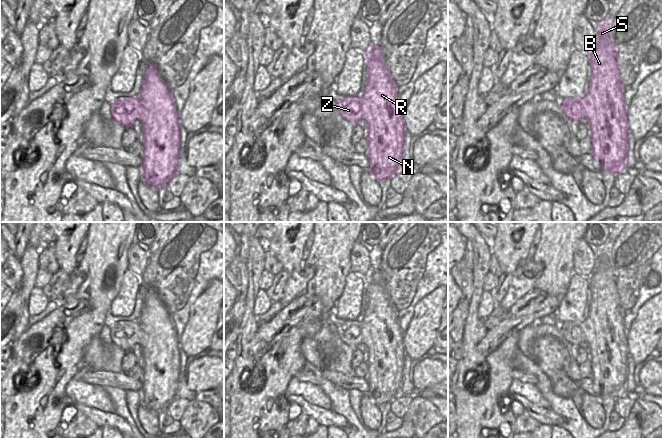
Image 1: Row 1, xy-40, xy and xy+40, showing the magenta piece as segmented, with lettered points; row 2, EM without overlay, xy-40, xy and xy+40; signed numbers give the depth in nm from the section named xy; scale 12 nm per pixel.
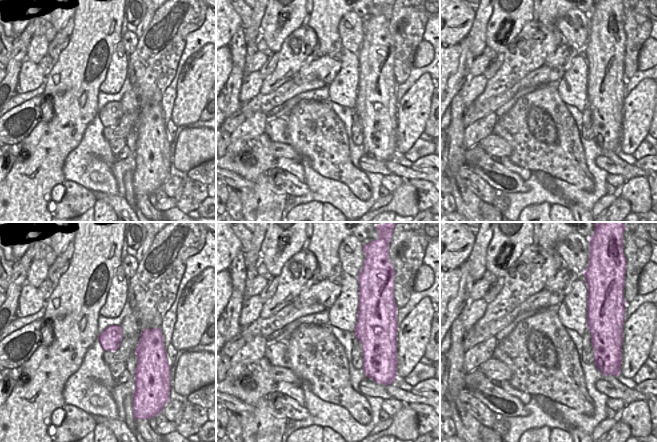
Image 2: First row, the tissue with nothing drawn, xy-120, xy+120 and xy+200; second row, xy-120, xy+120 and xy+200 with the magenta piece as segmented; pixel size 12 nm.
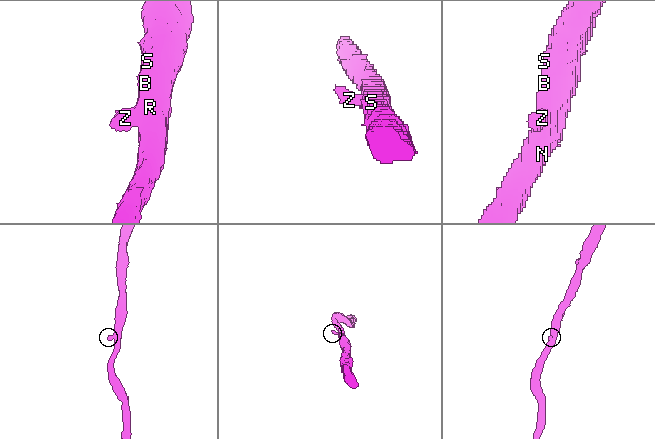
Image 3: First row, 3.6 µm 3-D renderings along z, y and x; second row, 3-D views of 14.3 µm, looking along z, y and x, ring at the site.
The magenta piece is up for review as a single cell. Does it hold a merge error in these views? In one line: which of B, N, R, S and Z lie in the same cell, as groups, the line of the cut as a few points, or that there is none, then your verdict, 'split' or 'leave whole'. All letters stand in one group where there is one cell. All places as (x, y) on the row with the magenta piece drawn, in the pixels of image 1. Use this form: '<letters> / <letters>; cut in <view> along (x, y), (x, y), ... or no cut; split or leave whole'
B N R S / Z; cut in xy along (357, 95), (361, 100), (364, 112), (363, 118); split

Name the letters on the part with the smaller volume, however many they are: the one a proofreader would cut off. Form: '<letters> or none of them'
Z

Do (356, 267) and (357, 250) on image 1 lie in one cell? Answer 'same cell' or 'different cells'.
same cell

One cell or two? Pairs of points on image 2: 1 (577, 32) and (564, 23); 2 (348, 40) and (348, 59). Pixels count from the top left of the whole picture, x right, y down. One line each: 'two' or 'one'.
1: one
2: two

